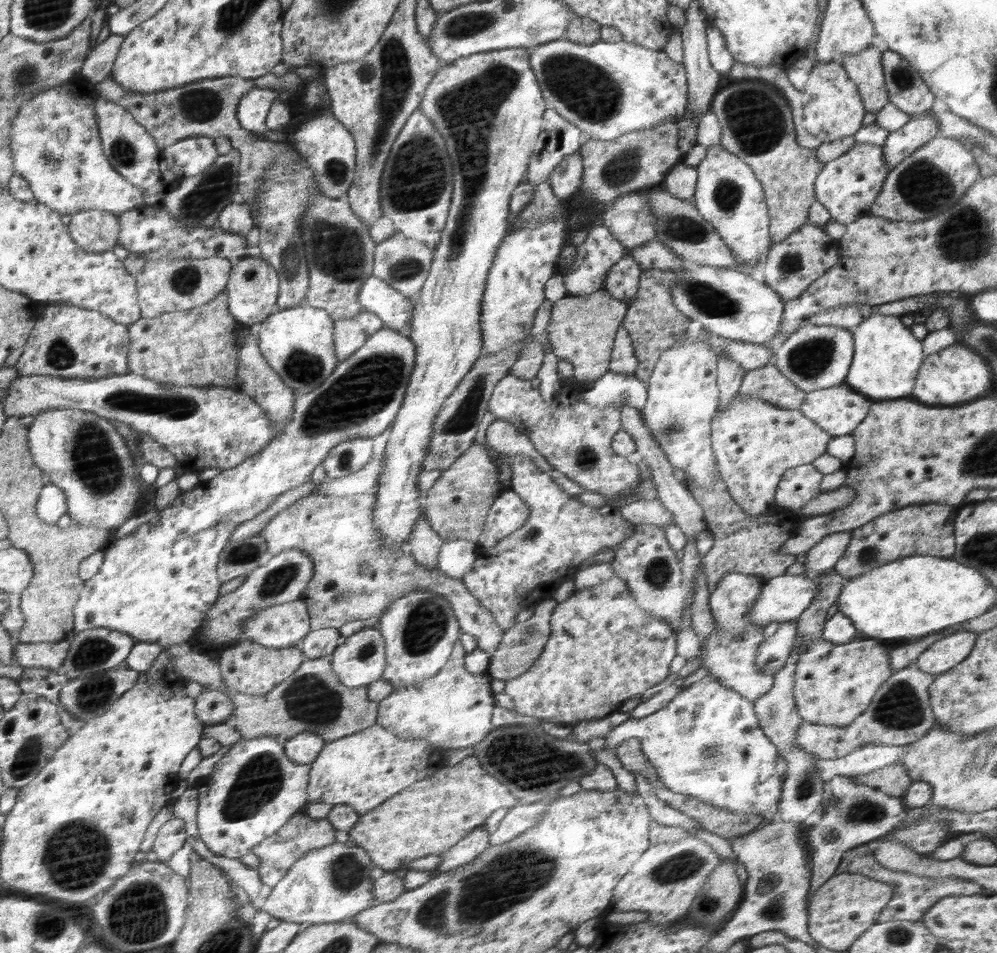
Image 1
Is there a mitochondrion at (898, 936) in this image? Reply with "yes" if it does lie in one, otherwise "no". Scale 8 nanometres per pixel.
yes

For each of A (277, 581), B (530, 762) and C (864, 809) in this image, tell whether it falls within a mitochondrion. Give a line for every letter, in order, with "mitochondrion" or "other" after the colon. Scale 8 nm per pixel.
A: mitochondrion
B: mitochondrion
C: mitochondrion

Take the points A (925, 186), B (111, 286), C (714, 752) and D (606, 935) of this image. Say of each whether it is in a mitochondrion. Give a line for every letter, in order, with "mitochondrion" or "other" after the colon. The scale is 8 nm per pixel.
A: mitochondrion
B: other
C: mitochondrion
D: other

